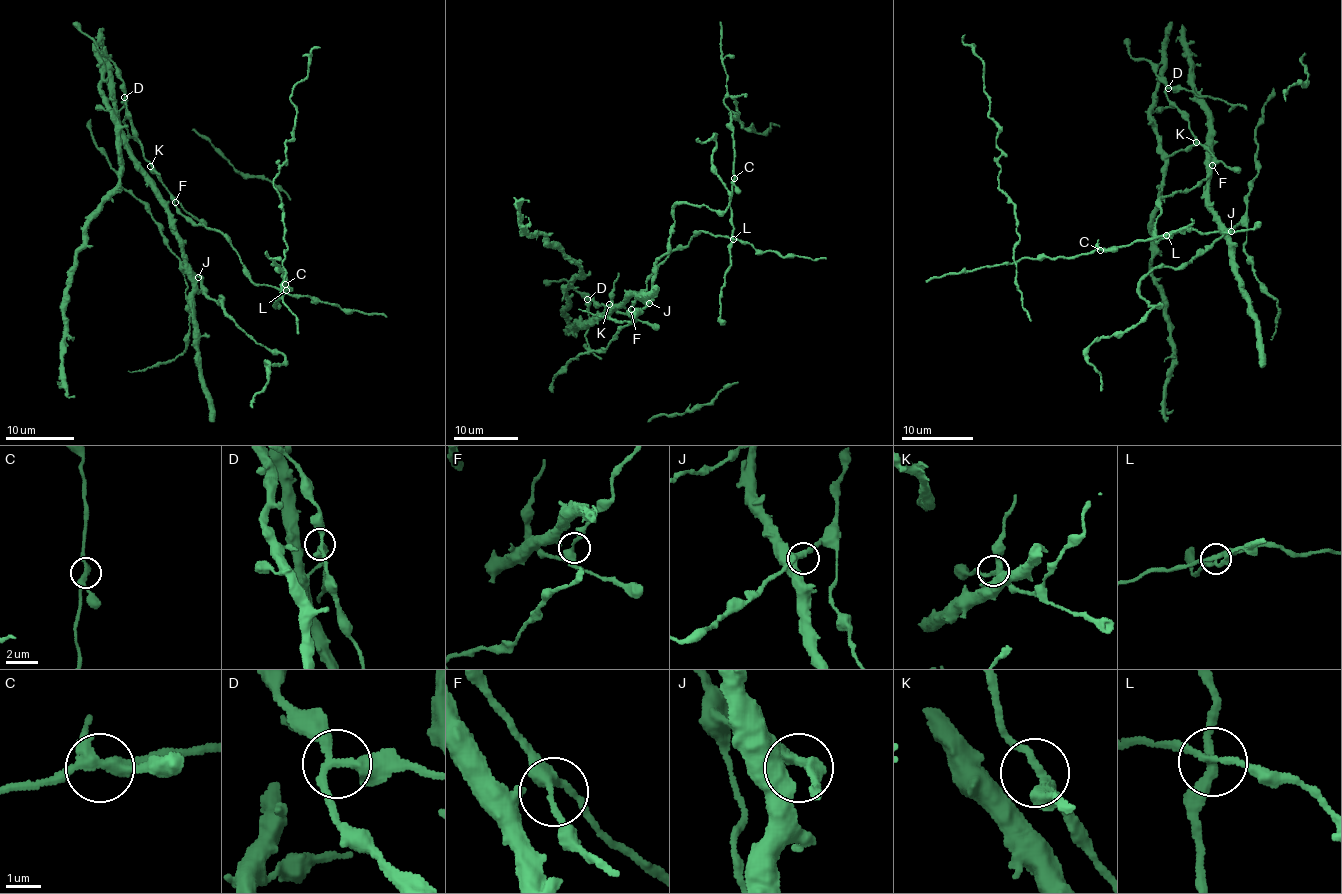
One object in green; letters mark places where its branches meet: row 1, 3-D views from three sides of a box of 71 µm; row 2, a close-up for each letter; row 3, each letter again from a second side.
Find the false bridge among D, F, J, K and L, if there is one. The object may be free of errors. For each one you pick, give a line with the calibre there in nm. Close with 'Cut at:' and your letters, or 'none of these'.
L: calibre 260 nm
Cut at: L

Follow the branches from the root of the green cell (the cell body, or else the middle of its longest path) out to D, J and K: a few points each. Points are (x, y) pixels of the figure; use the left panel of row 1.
D: (173, 202), (168, 189), (143, 155), (124, 97)
J: (173, 202), (168, 202), (171, 233), (178, 242), (182, 258), (198, 277)
K: (173, 202), (173, 197), (150, 166)

